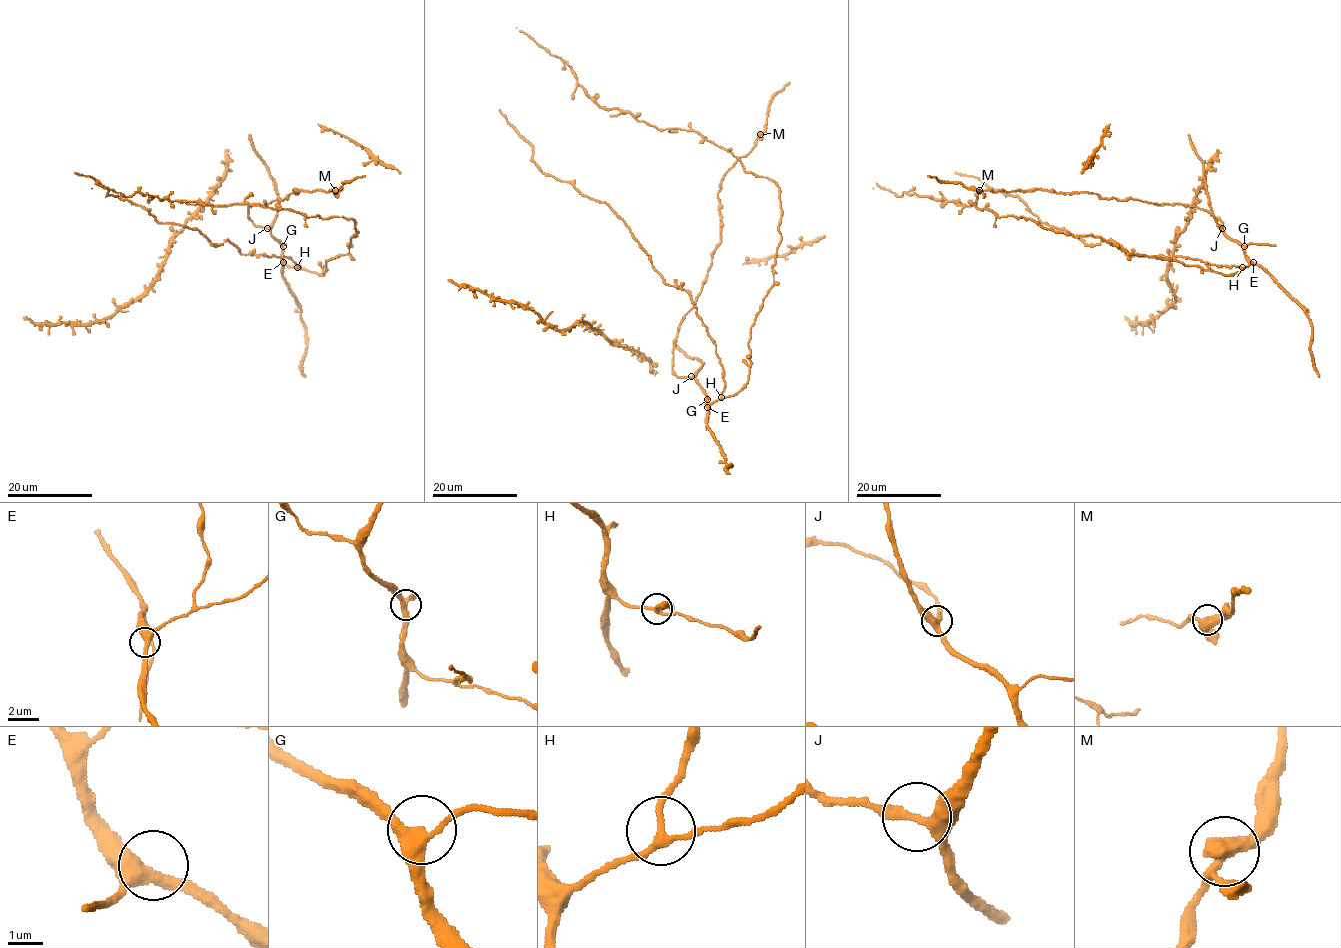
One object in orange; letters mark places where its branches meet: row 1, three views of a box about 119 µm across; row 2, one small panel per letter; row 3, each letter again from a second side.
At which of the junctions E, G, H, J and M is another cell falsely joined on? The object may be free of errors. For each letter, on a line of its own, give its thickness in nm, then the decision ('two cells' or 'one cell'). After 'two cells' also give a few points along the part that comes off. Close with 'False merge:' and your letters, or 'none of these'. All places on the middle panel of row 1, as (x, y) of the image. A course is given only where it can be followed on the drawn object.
E: calibre 380 nm; one cell
G: calibre 320 nm; one cell
H: calibre 200 nm; one cell
J: calibre 280 nm; one cell
M: calibre 400 nm; one cell
False merge: none of these

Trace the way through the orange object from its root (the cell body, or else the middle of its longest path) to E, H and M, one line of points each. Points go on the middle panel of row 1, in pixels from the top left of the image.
E: (750, 371), (748, 382), (737, 392), (720, 398), (707, 407)
H: (750, 371), (748, 382), (737, 392), (721, 397)
M: (750, 371), (737, 392), (709, 403), (672, 361), (678, 325), (720, 242), (721, 179), (759, 134)

